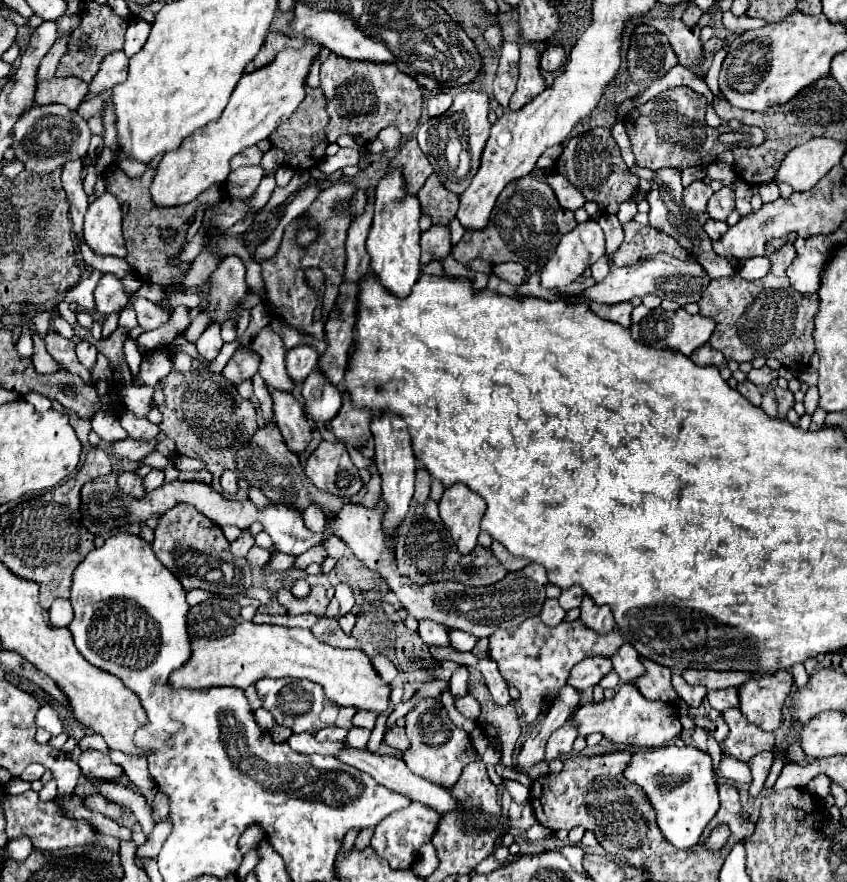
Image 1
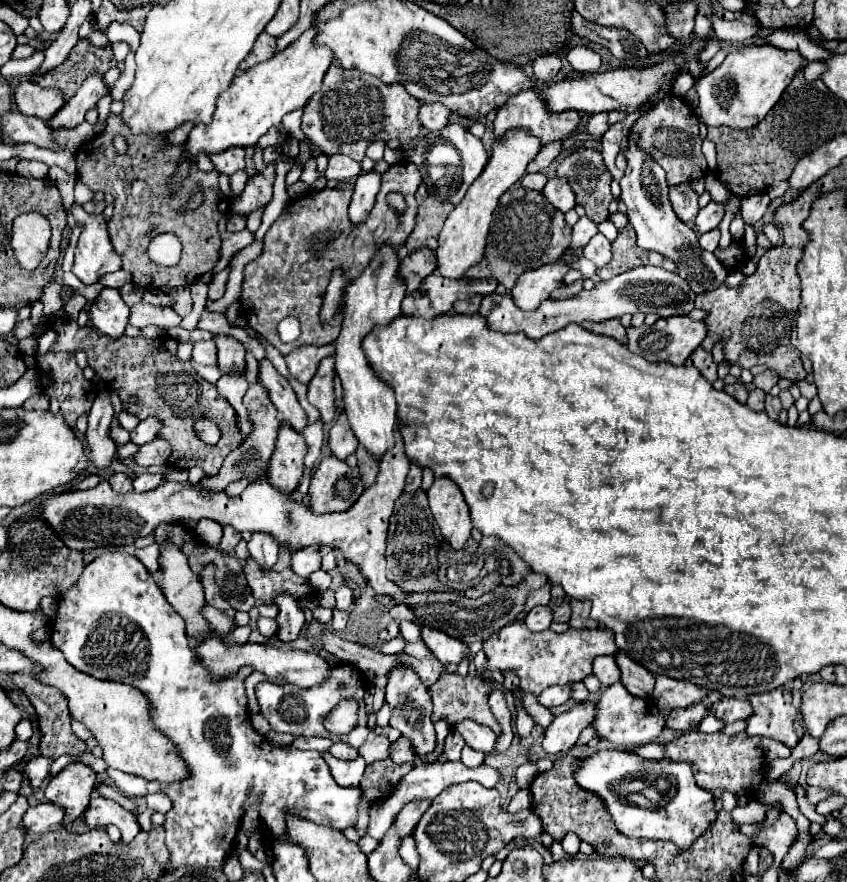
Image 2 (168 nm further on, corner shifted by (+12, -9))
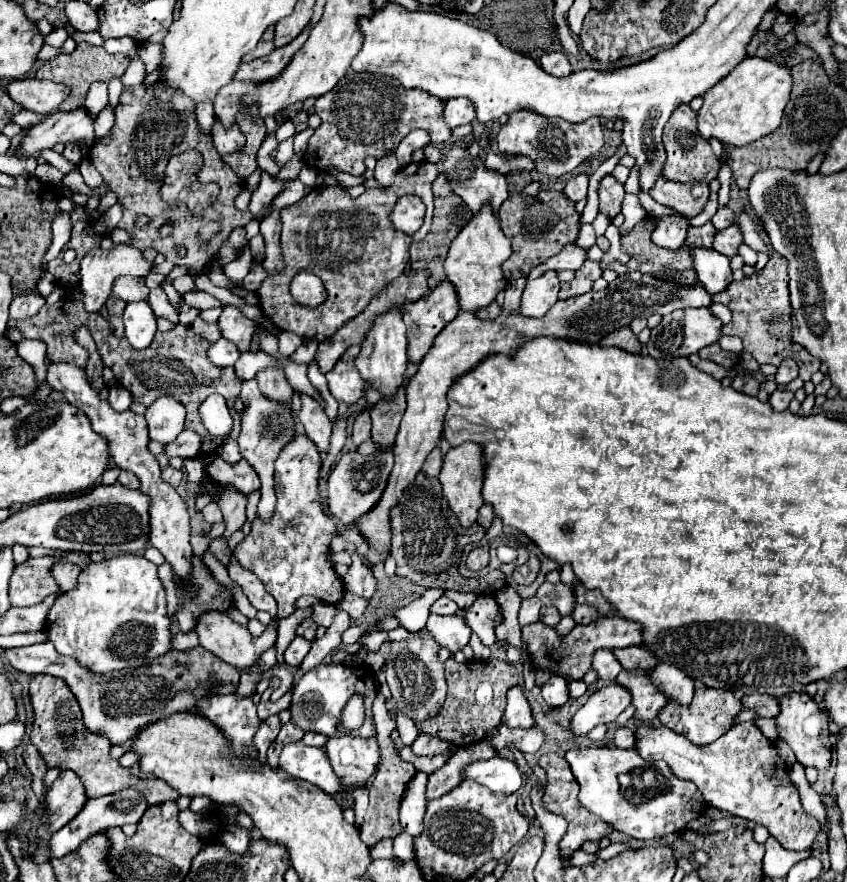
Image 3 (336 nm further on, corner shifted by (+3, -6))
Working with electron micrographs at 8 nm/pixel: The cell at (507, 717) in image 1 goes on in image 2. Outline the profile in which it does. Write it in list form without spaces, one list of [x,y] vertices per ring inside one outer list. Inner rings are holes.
[[[444,671],[440,675],[440,679],[430,687],[430,695],[432,695],[432,703],[434,703],[434,711],[432,711],[432,719],[446,719],[450,725],[454,725],[456,721],[470,717],[476,723],[482,723],[486,727],[490,727],[496,735],[500,735],[500,725],[496,721],[496,717],[492,717],[492,711],[488,709],[488,693],[493,691],[493,684],[486,681],[478,675],[466,675],[460,677],[456,673],[448,673]]]

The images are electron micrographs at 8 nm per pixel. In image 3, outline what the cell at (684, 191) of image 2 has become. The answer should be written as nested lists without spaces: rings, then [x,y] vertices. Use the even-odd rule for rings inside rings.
[[[663,176],[655,180],[655,188],[649,190],[649,196],[663,206],[671,206],[681,212],[685,218],[697,216],[709,200],[709,186],[705,182],[677,184]]]

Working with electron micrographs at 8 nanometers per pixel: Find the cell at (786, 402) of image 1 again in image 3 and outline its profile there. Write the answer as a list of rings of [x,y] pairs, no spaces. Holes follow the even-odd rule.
[[[775,390],[775,392],[769,396],[769,404],[773,406],[773,410],[781,412],[781,410],[787,410],[791,398],[793,398],[793,392],[789,392],[789,390]]]

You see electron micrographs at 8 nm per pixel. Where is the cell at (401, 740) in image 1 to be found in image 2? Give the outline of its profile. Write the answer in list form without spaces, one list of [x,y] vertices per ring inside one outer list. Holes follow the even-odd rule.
[[[400,737],[398,741],[394,741],[390,745],[390,759],[396,761],[398,765],[412,763],[416,759],[416,755],[412,753],[412,745],[408,745],[408,739],[406,737]]]

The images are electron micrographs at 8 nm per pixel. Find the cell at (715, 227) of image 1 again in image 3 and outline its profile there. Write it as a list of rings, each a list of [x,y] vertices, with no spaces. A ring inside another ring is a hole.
[[[733,224],[733,226],[729,226],[729,228],[721,230],[721,232],[717,232],[715,240],[713,240],[713,248],[717,252],[729,256],[729,258],[737,256],[737,250],[739,250],[741,244],[743,244],[743,234],[741,234],[741,230],[739,230],[737,224]]]

